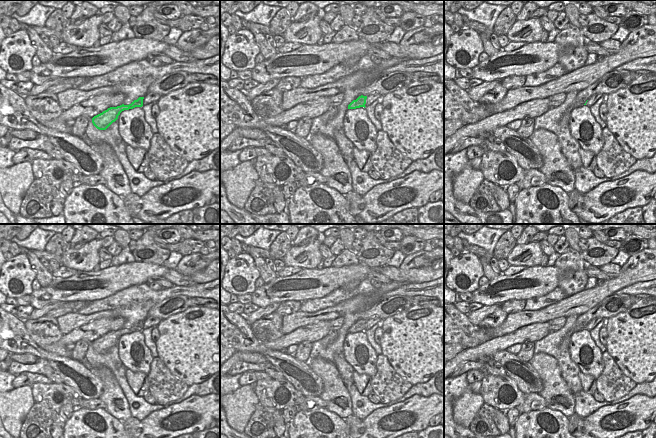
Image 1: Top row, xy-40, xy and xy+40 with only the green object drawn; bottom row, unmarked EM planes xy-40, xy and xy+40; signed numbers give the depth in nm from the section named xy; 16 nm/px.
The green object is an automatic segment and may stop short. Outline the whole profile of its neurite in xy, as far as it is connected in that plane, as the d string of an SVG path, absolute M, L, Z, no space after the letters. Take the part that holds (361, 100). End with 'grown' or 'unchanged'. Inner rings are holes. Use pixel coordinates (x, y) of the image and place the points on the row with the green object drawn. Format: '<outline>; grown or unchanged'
M359 96L356 100L353 100L349 105L348 105L348 109L356 109L356 108L360 108L360 107L366 107L366 99L367 96Z; unchanged

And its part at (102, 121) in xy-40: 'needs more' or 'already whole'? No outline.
already whole

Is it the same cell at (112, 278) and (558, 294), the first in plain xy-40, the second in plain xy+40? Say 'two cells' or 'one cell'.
two cells

